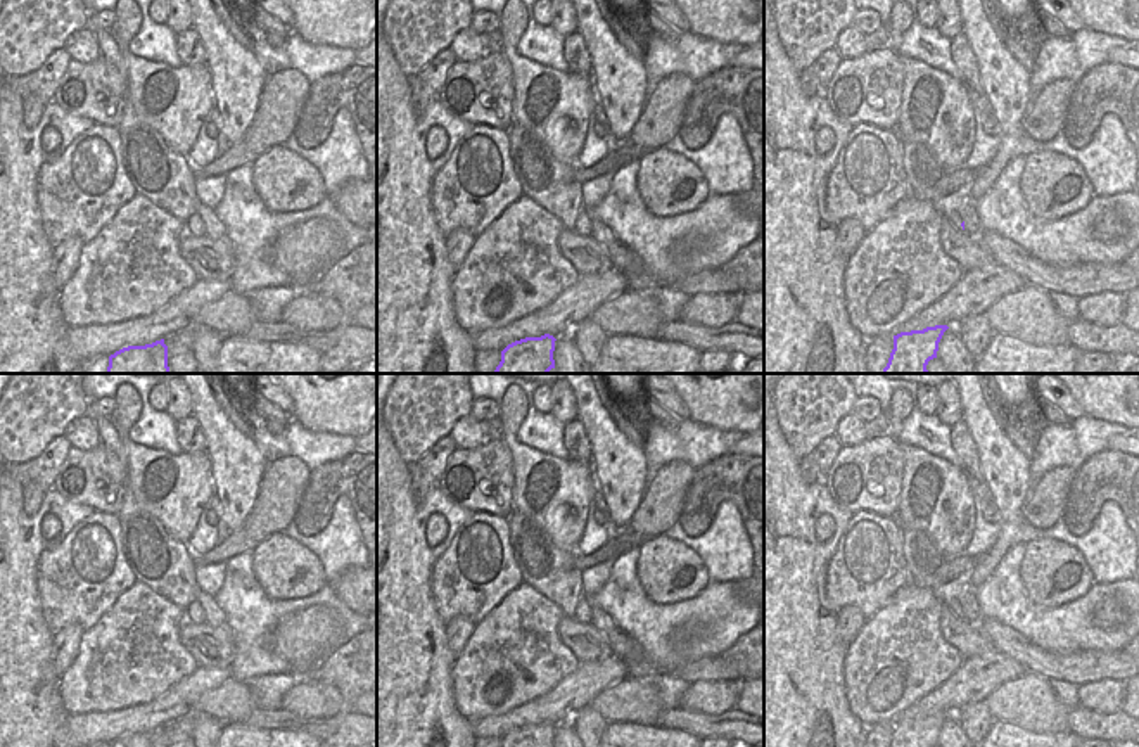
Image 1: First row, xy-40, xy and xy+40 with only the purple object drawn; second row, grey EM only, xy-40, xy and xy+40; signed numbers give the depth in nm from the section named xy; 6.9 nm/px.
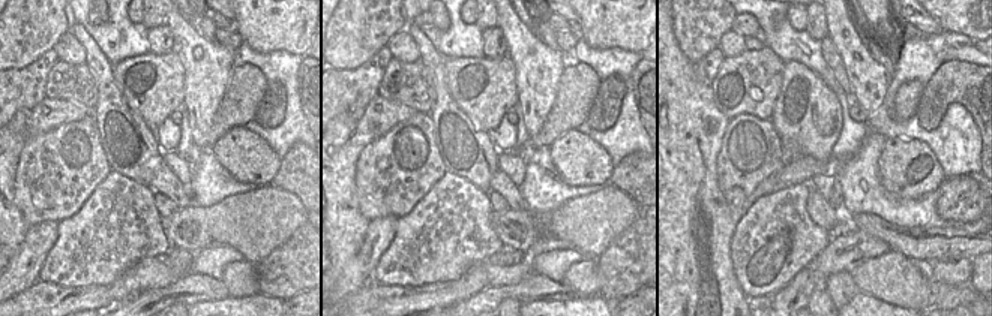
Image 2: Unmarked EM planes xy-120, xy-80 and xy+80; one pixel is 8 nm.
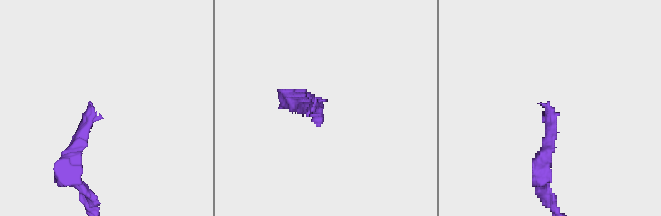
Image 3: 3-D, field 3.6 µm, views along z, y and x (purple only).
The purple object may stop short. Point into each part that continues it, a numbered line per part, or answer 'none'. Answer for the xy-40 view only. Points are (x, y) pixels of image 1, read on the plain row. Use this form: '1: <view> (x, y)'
none.

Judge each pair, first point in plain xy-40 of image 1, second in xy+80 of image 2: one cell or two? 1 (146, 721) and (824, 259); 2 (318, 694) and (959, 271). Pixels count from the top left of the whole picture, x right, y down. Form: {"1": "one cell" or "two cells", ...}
{"1": "one cell", "2": "one cell"}

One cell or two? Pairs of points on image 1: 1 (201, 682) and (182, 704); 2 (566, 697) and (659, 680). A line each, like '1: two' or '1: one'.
1: one
2: two

